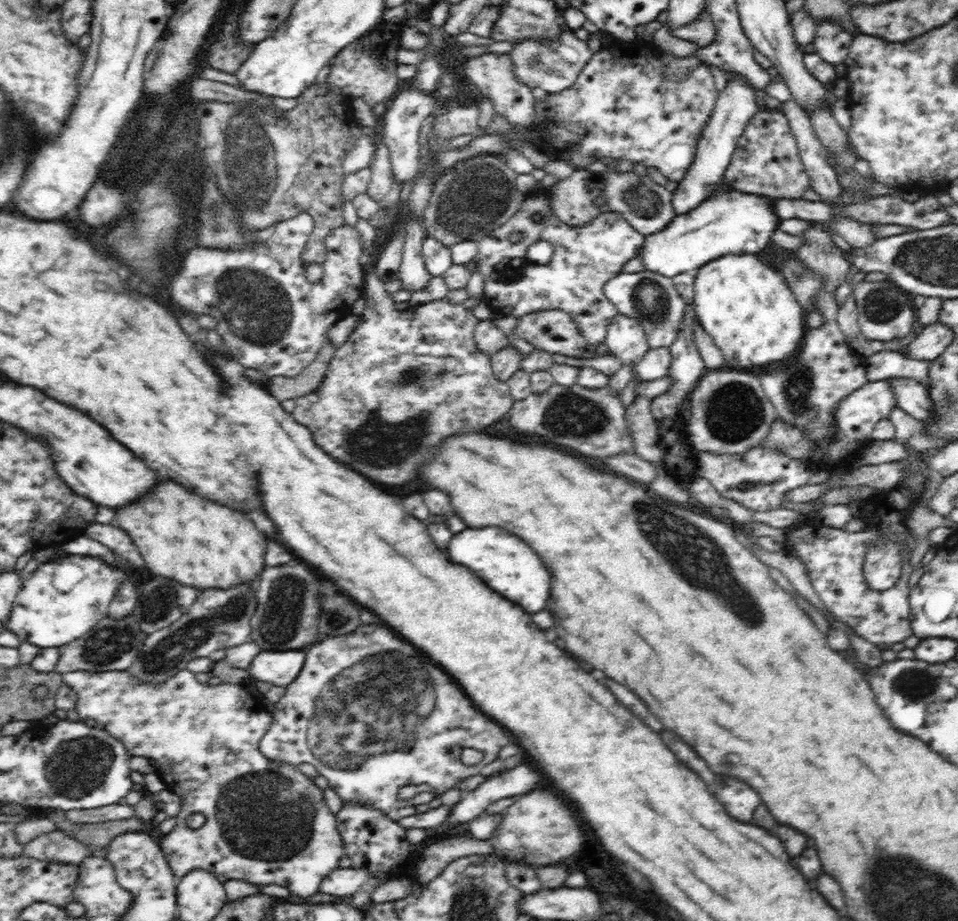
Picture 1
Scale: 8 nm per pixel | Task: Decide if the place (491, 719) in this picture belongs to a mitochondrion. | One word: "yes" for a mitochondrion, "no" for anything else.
no

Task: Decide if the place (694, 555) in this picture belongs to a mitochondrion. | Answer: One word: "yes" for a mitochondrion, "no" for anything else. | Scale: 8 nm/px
yes

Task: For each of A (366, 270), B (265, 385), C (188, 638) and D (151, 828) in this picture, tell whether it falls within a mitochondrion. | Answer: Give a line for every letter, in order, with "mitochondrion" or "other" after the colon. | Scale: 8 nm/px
A: other
B: other
C: mitochondrion
D: other

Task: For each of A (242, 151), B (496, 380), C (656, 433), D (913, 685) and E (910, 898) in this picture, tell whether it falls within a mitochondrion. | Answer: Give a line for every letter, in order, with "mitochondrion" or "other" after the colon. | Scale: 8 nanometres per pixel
A: mitochondrion
B: other
C: other
D: mitochondrion
E: mitochondrion

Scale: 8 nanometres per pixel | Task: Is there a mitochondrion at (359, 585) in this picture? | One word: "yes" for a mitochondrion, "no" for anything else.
no

